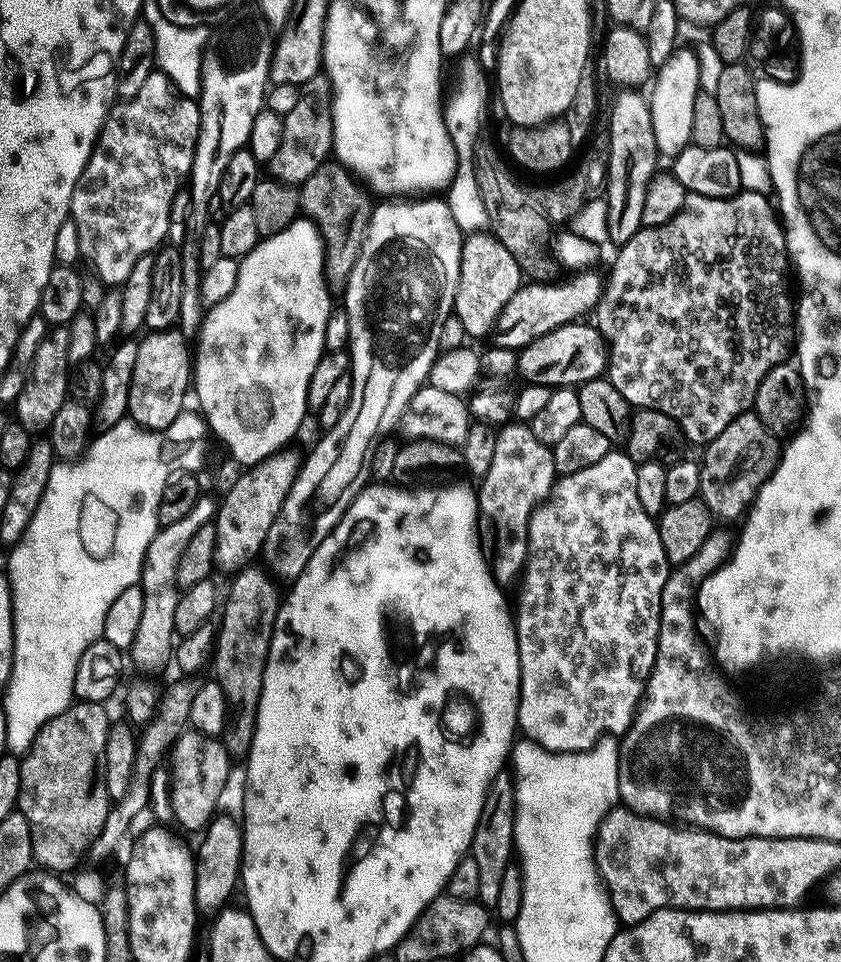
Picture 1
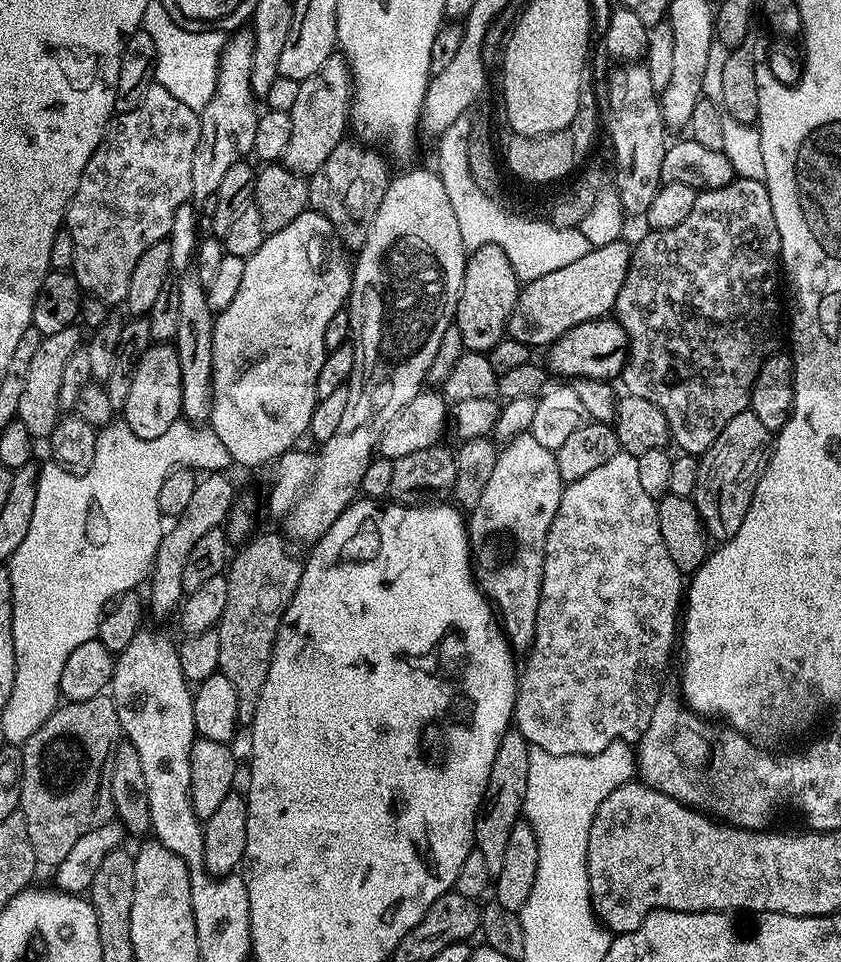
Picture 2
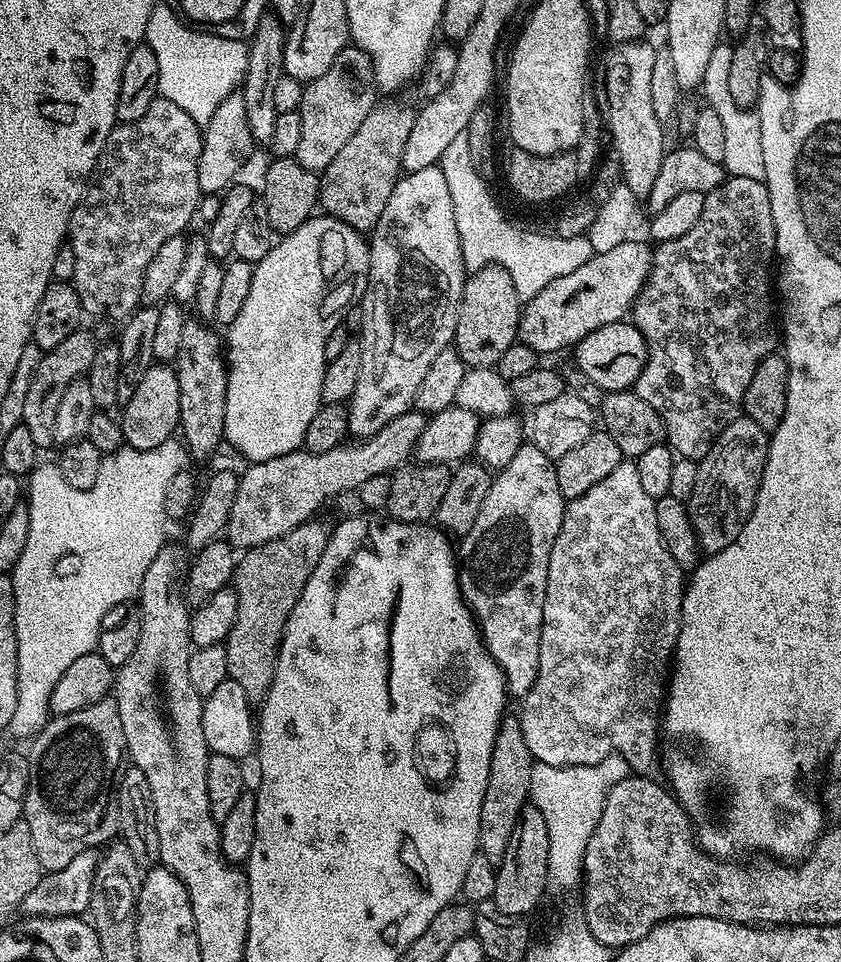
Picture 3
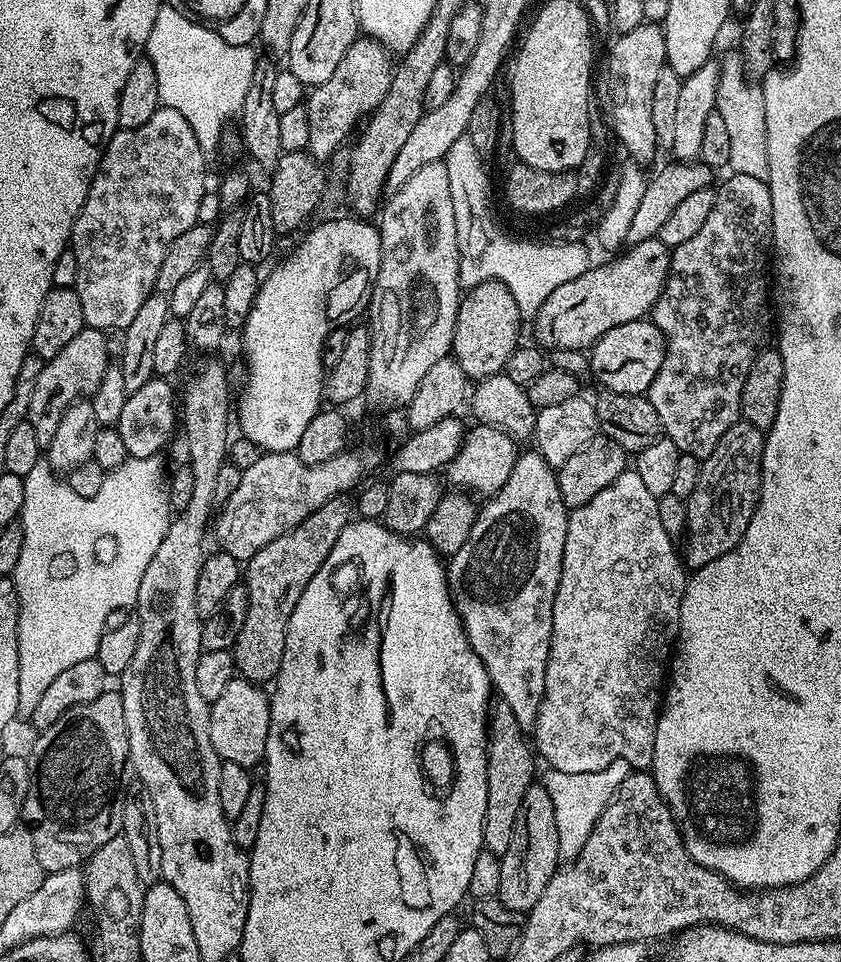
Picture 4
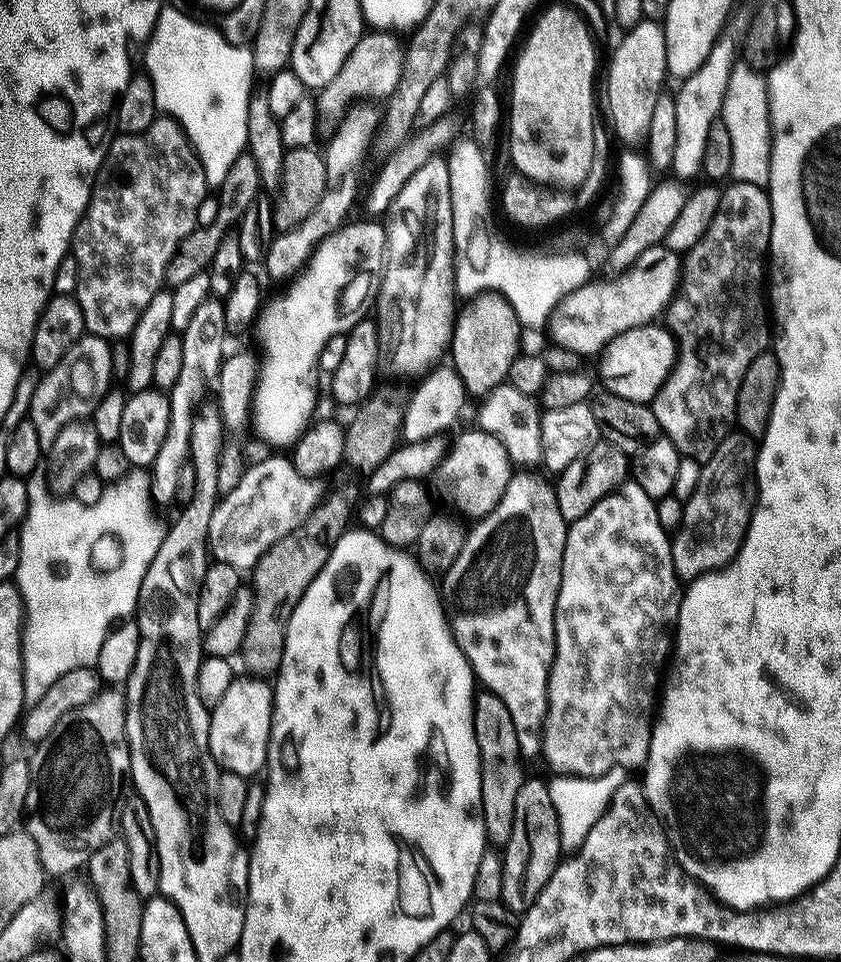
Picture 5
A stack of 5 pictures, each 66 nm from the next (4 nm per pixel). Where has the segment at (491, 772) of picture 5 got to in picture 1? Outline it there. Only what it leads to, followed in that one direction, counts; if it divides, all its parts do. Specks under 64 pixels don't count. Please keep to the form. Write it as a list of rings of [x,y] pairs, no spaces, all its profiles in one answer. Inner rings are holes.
[[[502,770],[492,779],[492,785],[488,788],[482,814],[478,814],[478,826],[474,830],[470,849],[474,862],[478,862],[478,900],[489,910],[495,909],[498,902],[498,890],[502,890],[502,878],[509,875],[508,863],[511,860],[513,863],[515,843],[516,789],[513,777]]]

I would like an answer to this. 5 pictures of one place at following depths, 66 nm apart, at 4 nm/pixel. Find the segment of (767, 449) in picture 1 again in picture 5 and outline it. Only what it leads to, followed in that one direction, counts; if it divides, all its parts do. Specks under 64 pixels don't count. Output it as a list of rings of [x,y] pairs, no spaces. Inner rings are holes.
[[[733,430],[714,454],[703,461],[698,486],[692,497],[683,501],[684,520],[671,537],[672,565],[681,581],[691,582],[707,572],[725,568],[740,553],[748,523],[752,520],[754,496],[750,489],[754,484],[757,451],[753,437]]]

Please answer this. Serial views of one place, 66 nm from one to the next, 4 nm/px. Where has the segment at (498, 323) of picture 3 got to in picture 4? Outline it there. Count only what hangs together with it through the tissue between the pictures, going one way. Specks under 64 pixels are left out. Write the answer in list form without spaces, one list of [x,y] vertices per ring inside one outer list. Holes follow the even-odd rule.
[[[485,278],[483,282],[467,289],[461,295],[454,334],[452,335],[451,355],[458,362],[458,366],[462,366],[462,370],[468,375],[469,381],[479,382],[503,373],[506,358],[510,358],[510,354],[518,347],[519,340],[516,339],[520,336],[520,319],[522,319],[520,304],[501,280]]]

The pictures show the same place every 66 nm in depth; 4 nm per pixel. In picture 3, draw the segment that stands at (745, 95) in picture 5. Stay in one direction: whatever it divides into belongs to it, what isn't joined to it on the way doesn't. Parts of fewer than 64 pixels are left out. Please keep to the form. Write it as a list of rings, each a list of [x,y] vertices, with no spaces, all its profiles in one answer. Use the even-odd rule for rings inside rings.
[[[731,43],[717,44],[714,54],[710,54],[710,62],[706,65],[706,74],[702,85],[702,93],[707,107],[713,108],[722,122],[726,134],[726,158],[723,166],[729,177],[754,178],[763,180],[766,166],[762,162],[762,130],[759,115],[751,108],[740,108],[738,102],[730,95],[730,66],[734,63],[734,47]]]

